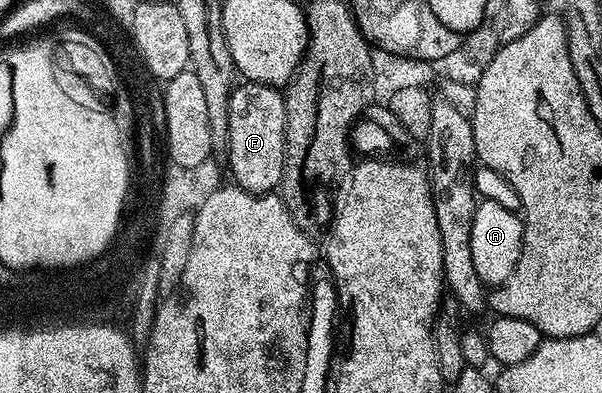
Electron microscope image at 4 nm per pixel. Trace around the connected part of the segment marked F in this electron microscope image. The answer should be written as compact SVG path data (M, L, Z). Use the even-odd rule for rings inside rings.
M240 82L230 98L230 138L226 153L237 185L248 192L272 194L284 173L284 92L271 84Z

